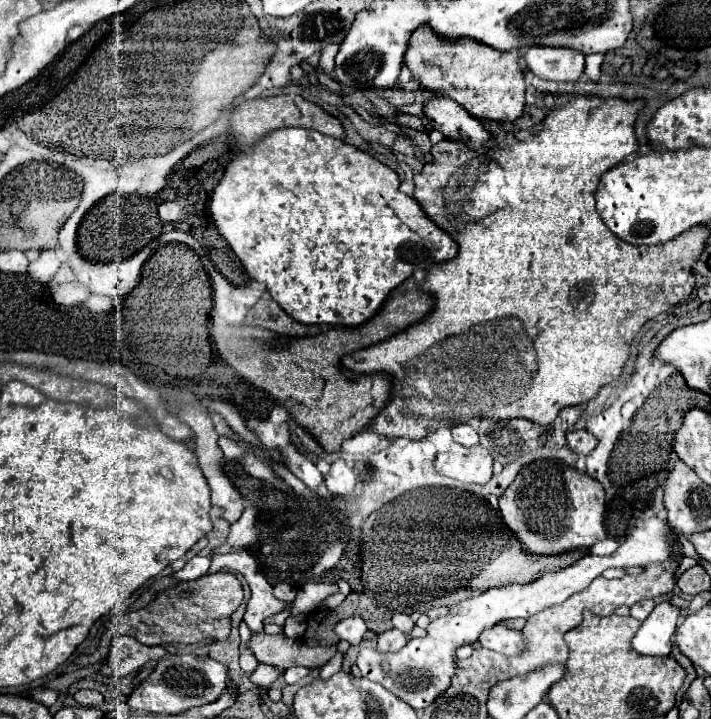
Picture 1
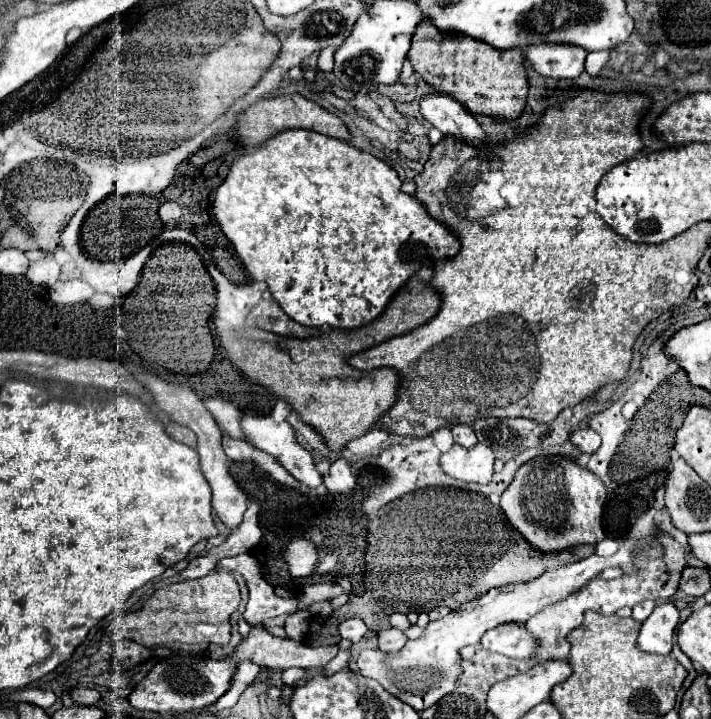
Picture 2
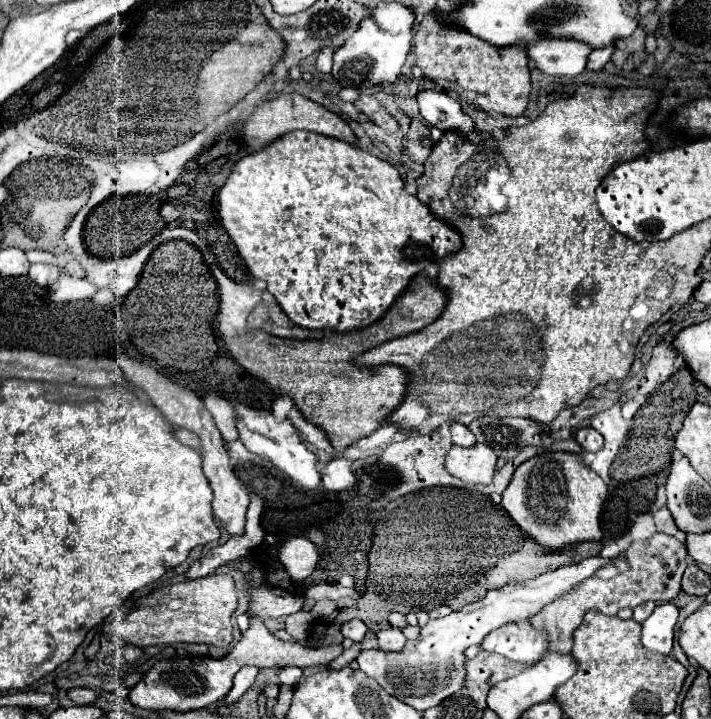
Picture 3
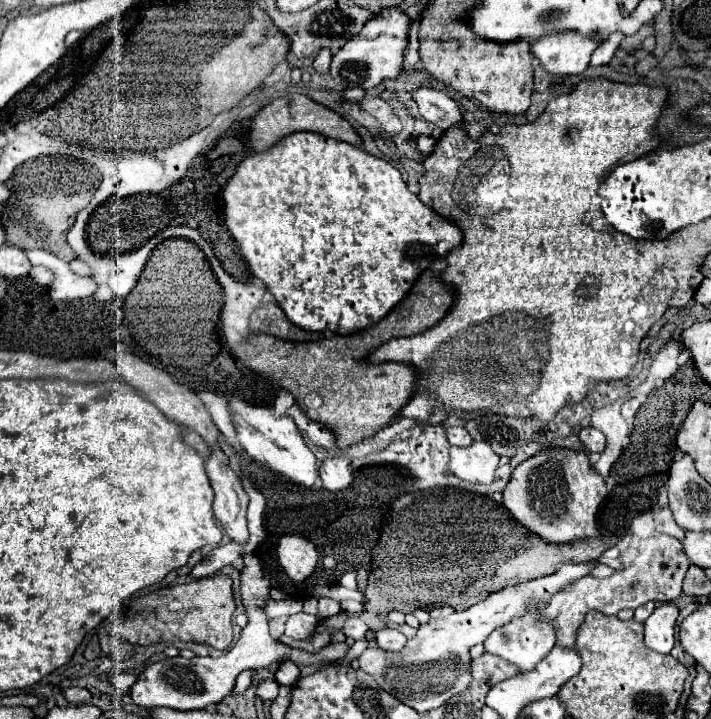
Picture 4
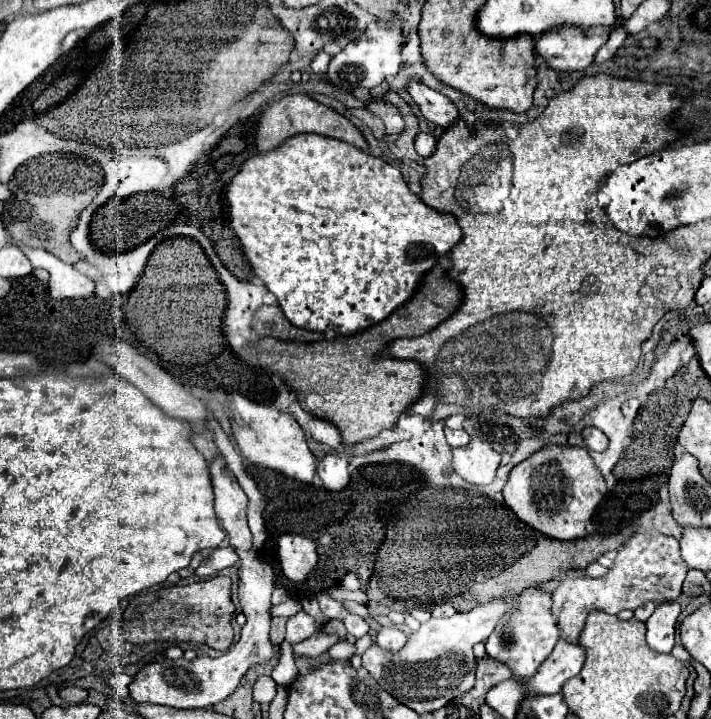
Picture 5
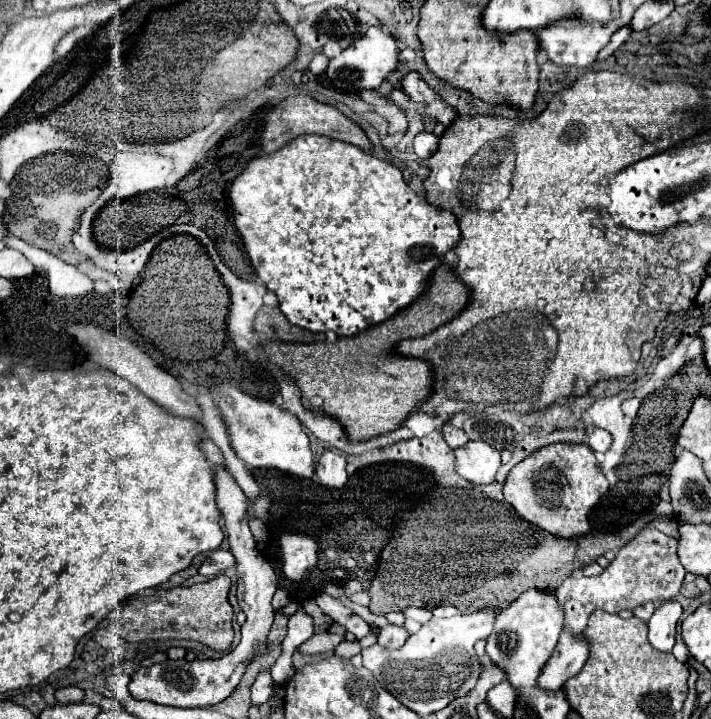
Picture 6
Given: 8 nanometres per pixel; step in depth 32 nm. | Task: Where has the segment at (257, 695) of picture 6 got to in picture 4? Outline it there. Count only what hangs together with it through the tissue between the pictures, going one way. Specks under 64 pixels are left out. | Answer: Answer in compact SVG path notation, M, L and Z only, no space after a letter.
M264 680L260 686L258 686L258 698L268 702L268 700L274 700L278 696L278 684L272 682L272 680Z

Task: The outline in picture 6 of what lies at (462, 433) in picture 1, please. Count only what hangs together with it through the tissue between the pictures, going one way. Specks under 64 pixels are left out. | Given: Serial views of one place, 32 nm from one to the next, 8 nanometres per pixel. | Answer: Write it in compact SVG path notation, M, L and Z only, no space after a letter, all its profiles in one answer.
M444 424L444 438L446 438L446 442L448 442L452 448L464 446L464 444L470 440L464 430L456 430L456 428L448 426L448 424Z

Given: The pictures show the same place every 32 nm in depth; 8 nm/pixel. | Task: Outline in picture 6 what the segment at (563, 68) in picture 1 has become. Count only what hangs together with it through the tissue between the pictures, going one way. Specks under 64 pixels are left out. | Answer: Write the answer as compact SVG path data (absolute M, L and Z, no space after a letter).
M560 20L558 24L550 24L544 30L536 34L538 48L548 54L548 60L556 66L574 66L574 68L586 68L590 66L598 52L608 44L610 36L618 30L618 22L608 24L586 24L580 20Z

